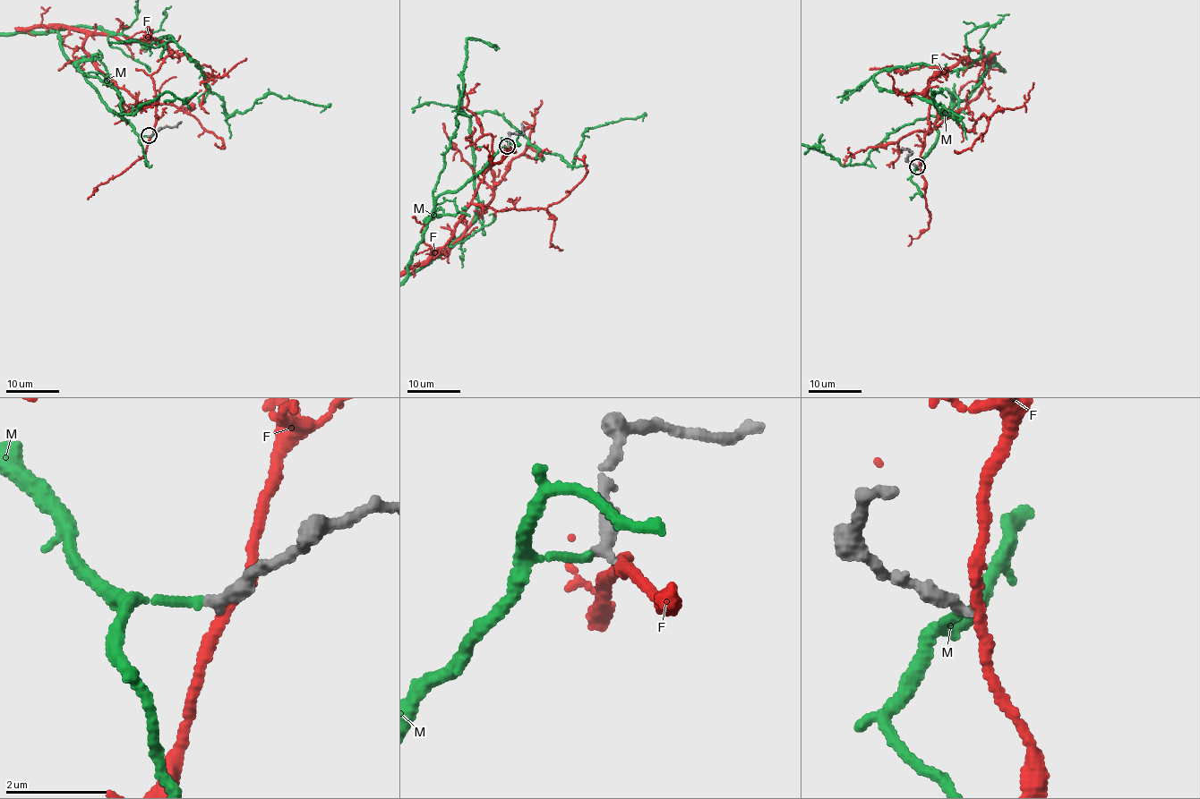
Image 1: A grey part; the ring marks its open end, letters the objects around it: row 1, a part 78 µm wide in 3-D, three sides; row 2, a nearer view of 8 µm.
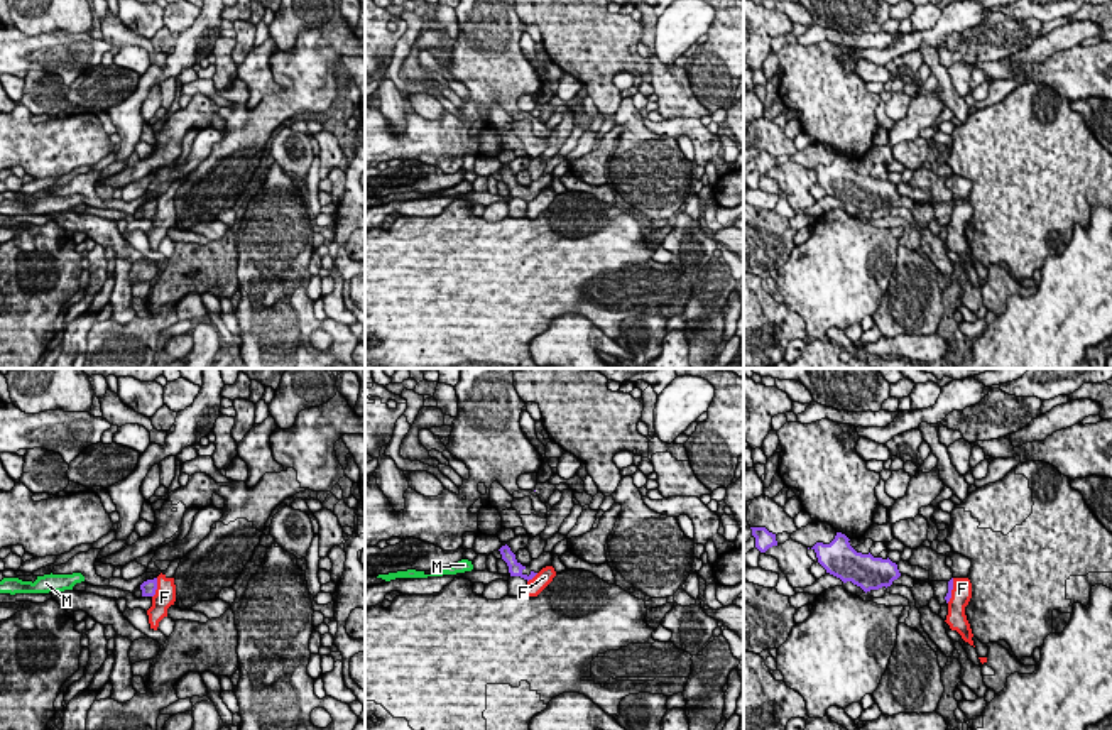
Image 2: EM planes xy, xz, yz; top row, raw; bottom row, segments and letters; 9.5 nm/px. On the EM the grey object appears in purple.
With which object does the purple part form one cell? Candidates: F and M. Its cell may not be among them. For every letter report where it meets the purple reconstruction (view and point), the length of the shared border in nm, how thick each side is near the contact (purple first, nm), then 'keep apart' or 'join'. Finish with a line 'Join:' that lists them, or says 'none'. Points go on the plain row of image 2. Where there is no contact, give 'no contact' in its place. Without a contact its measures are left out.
F: meets purple in xy at (156, 210); contact 200 nm long; 140 nm thick on the purple side, 200 nm on the other; keep apart
M: no contact; join
Join: M

